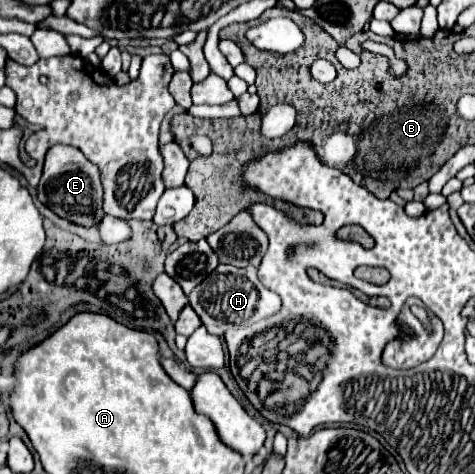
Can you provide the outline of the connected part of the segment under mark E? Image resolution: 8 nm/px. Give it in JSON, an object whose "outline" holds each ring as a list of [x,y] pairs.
{"outline":[[[52,146],[46,154],[44,174],[38,184],[38,200],[48,206],[54,214],[60,218],[66,218],[72,224],[78,226],[98,226],[102,218],[106,216],[102,210],[102,184],[100,184],[100,172],[98,168],[88,162],[82,152],[74,146]]]}

